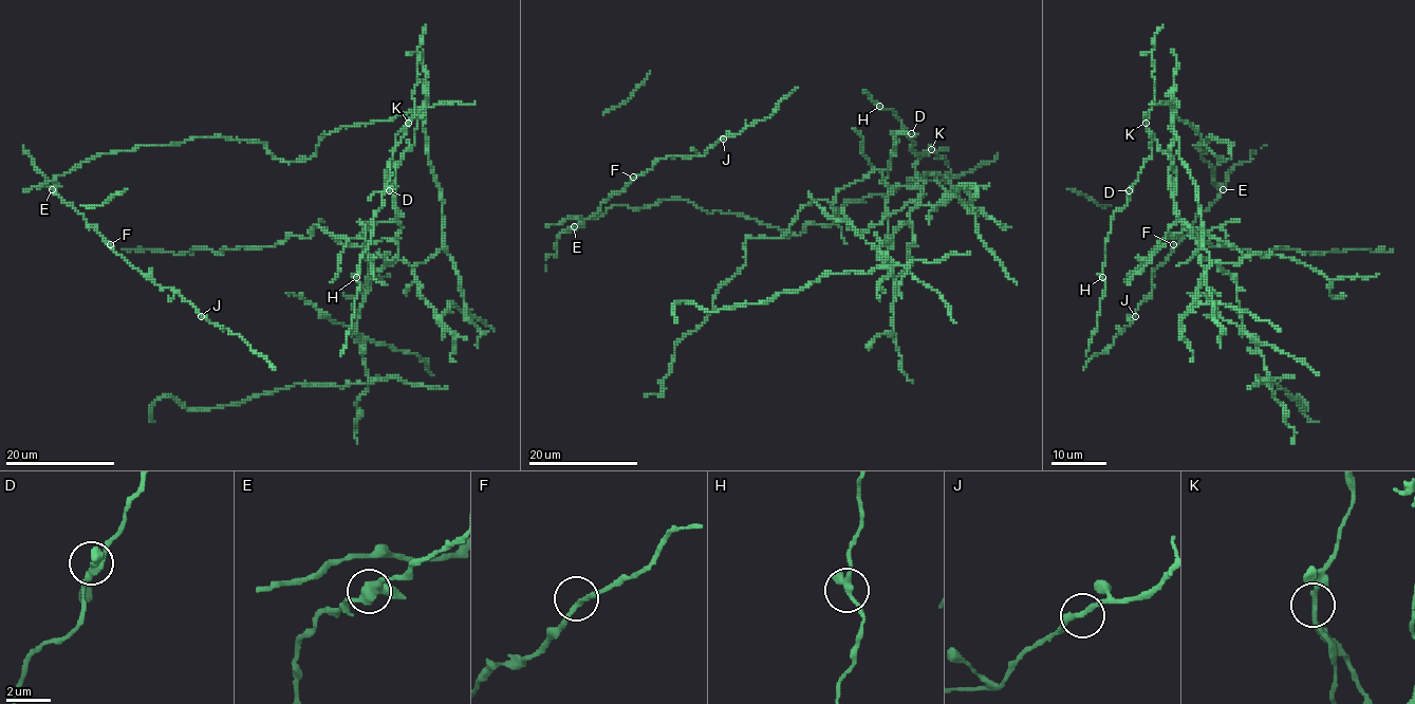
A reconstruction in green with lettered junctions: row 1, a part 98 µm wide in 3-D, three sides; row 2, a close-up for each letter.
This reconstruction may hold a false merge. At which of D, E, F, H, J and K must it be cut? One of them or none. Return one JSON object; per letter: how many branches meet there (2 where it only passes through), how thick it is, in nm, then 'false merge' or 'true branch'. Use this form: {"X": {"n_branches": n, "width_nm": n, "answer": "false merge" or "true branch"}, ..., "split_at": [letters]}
{"D": {"n_branches": 2, "width_nm": 340, "answer": "true branch"}, "E": {"n_branches": 3, "width_nm": 340, "answer": "true branch"}, "F": {"n_branches": 2, "width_nm": 190, "answer": "true branch"}, "H": {"n_branches": 2, "width_nm": 280, "answer": "true branch"}, "J": {"n_branches": 2, "width_nm": 280, "answer": "true branch"}, "K": {"n_branches": 3, "width_nm": 200, "answer": "false merge"}, "split_at": ["K"]}

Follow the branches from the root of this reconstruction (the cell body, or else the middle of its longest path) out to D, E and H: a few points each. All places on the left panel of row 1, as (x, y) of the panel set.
D: (350, 127), (391, 119), (422, 108), (414, 143), (396, 165), (394, 137), (403, 132), (389, 161), (389, 189)
E: (350, 127), (292, 163), (262, 143), (221, 136), (135, 146), (91, 156), (52, 189)
H: (350, 127), (422, 108), (414, 143), (396, 165), (394, 137), (403, 132), (356, 277)

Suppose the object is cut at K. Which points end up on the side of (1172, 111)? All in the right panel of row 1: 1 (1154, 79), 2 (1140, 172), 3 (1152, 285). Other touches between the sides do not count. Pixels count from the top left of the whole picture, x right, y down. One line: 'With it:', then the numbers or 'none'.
With it: none

